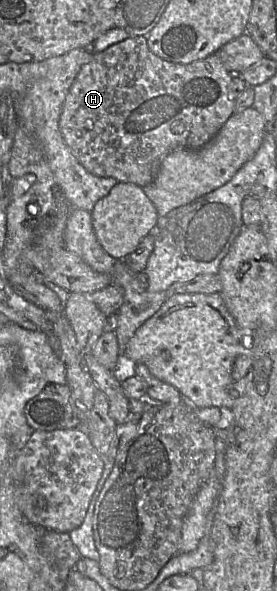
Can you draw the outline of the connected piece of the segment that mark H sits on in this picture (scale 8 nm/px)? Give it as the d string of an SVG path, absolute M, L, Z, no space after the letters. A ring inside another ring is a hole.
M132 36L100 53L94 53L92 60L81 68L66 96L59 119L59 128L70 151L89 173L98 177L111 177L118 182L133 183L145 187L156 178L163 159L169 153L177 149L200 149L218 133L227 119L234 113L235 101L229 97L231 81L232 74L226 70L216 53L189 64L173 63L154 55L148 48L145 36Z

